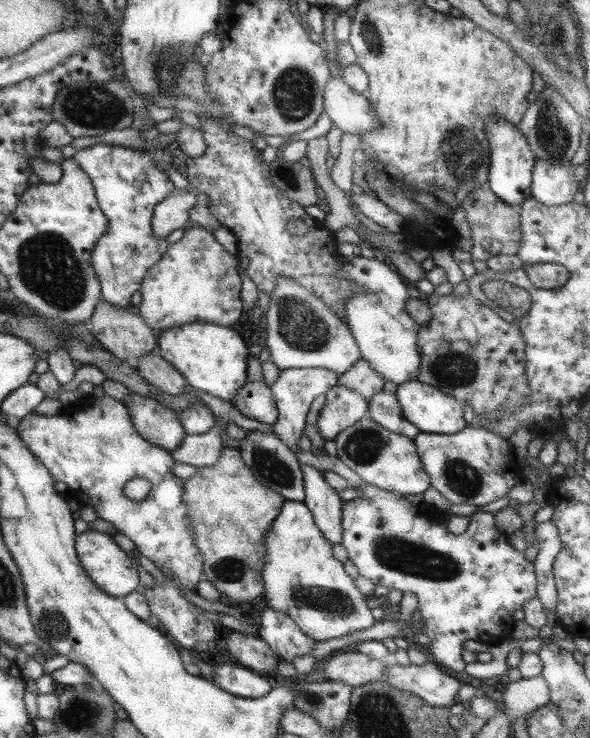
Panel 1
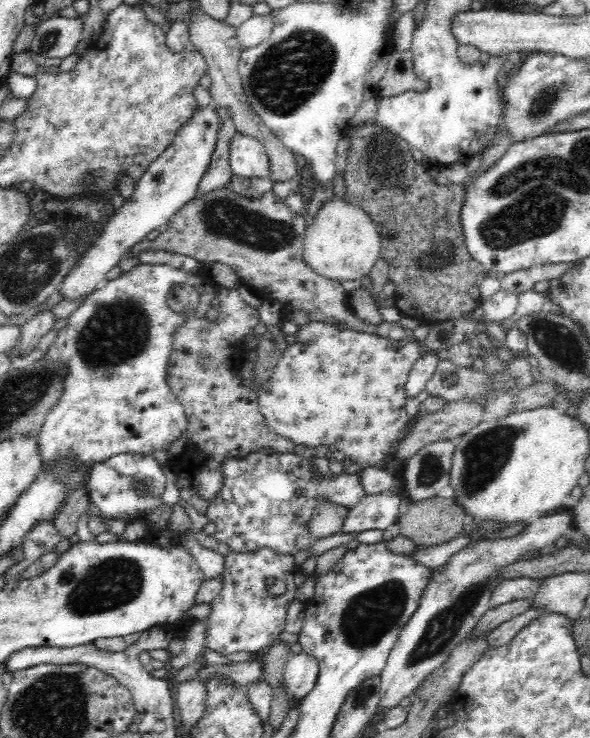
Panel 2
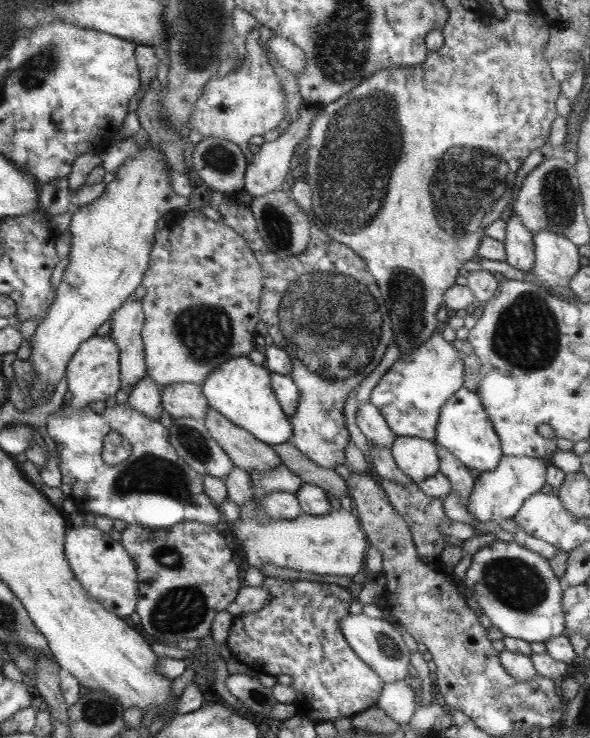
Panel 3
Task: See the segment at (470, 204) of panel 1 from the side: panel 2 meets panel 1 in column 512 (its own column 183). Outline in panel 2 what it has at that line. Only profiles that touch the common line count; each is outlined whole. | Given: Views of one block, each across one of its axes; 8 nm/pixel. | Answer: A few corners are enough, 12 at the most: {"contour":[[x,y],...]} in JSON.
{"contour":[[232,188],[182,205],[154,241],[226,264],[262,300],[310,320],[354,316],[338,281],[303,260],[306,223],[268,191]]}

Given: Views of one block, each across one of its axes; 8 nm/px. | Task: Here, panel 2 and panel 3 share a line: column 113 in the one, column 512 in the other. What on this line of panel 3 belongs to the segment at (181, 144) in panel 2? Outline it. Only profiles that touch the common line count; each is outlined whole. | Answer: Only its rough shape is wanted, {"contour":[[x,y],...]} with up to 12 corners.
{"contour":[[517,214],[505,222],[505,263],[527,273],[532,234]]}

